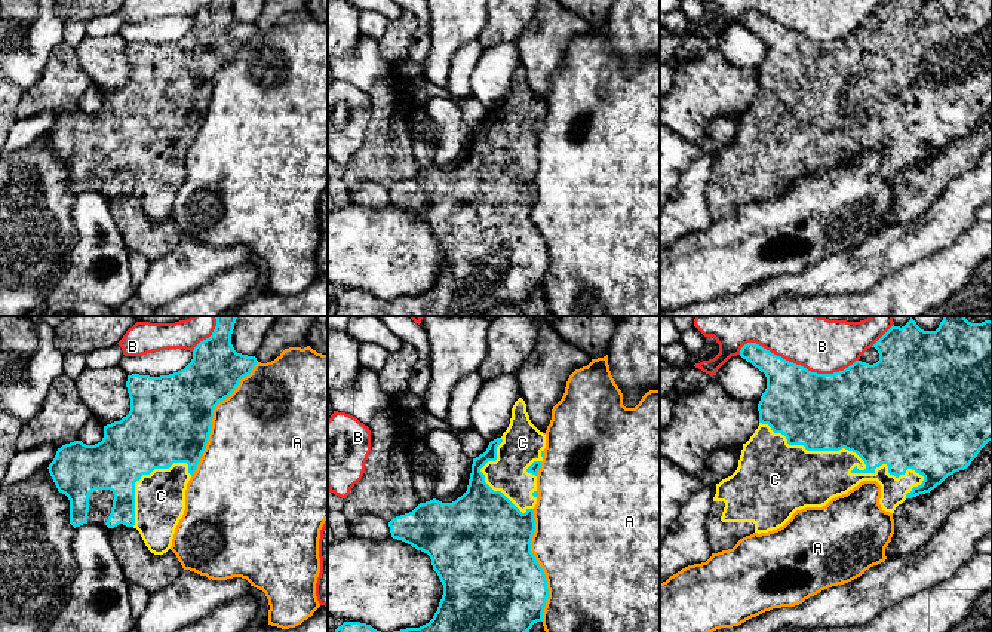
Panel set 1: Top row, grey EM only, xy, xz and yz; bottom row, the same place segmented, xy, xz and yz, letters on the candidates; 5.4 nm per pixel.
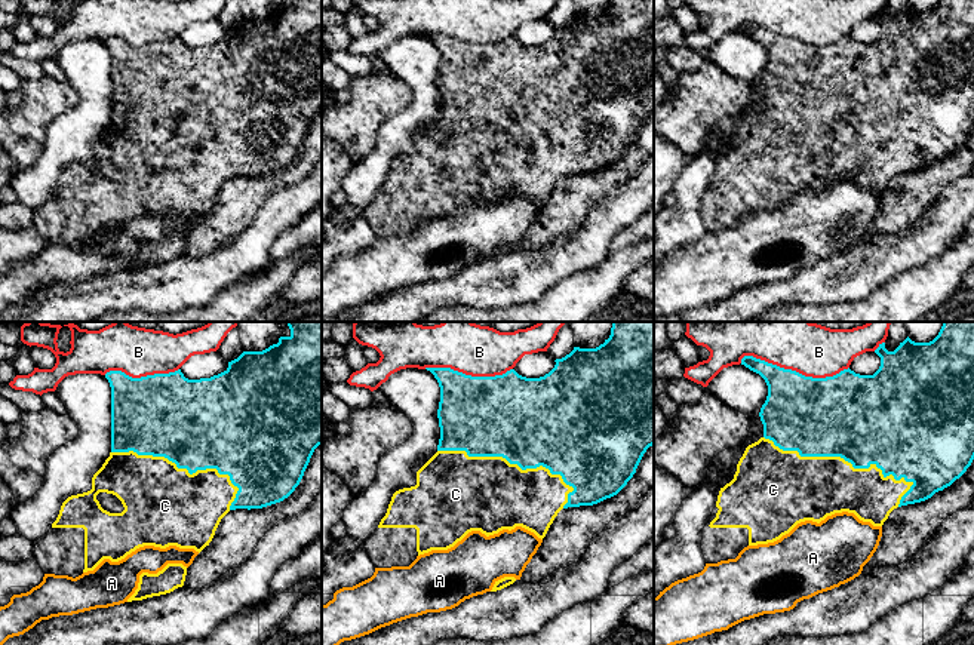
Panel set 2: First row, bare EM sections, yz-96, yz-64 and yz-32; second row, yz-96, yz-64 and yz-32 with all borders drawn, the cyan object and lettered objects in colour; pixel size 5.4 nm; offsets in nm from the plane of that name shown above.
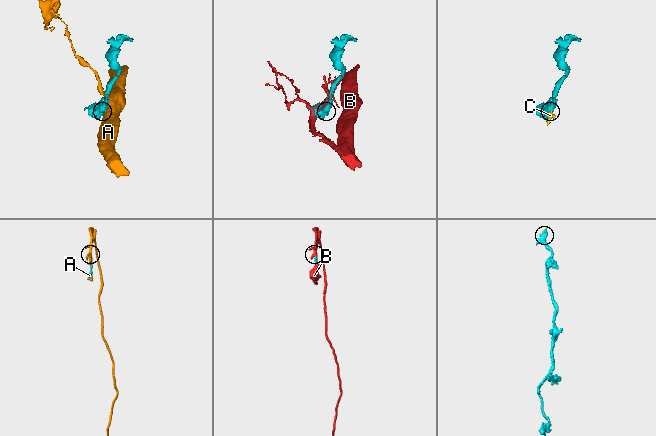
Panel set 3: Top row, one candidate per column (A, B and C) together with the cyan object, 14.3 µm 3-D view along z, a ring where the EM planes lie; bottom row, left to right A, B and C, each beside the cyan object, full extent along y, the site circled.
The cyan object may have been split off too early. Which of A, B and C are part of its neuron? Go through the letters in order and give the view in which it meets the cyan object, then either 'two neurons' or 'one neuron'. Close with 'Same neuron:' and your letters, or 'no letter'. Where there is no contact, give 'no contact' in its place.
A: xy | two neurons
B: yz | two neurons
C: yz | one neuron
Same neuron: C

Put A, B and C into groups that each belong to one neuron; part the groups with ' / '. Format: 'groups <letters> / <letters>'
groups A / B / C

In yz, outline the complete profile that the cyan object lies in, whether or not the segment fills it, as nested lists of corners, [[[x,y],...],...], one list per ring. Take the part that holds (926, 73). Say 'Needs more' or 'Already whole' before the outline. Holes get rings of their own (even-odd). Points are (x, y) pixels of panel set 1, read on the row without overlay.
Needs more. [[[885,0],[872,15],[879,21],[876,31],[856,28],[833,42],[811,40],[756,10],[741,15],[740,24],[765,42],[767,56],[758,71],[759,93],[743,111],[737,138],[716,151],[706,190],[712,221],[753,200],[777,197],[796,178],[823,175],[863,148],[881,153],[879,172],[894,181],[906,166],[967,136],[992,108],[992,0]]]

